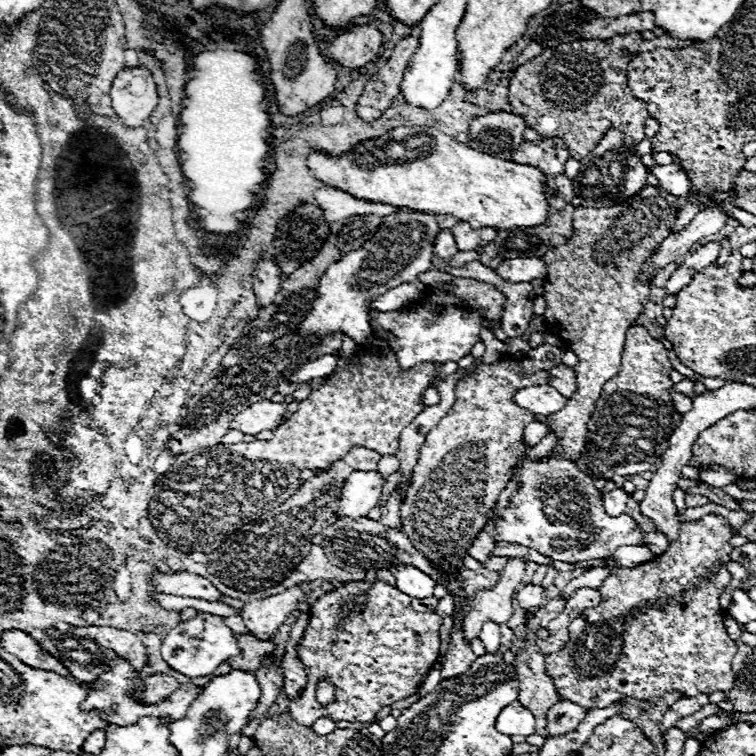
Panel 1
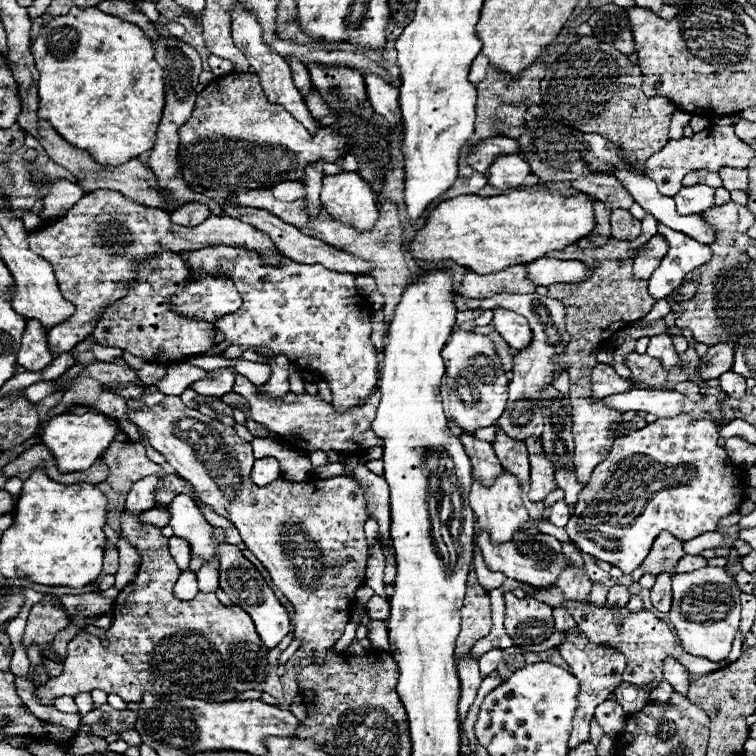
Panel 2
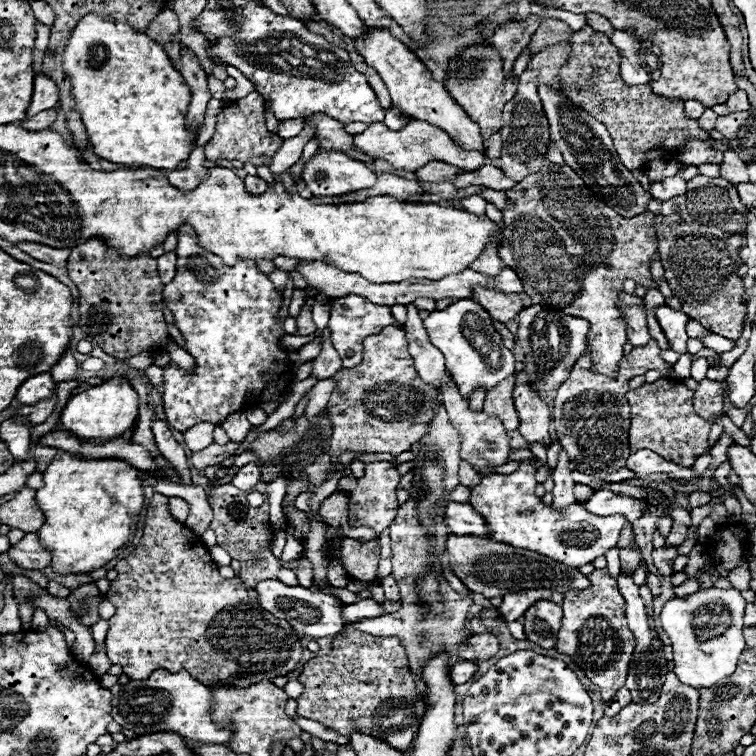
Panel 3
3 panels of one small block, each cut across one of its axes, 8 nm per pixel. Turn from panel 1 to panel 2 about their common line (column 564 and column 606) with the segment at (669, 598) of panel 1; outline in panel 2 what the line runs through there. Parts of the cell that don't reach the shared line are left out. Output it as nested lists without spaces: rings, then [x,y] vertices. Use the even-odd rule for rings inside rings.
[[[570,628],[564,632],[566,638],[564,642],[560,642],[556,648],[562,654],[562,658],[566,660],[566,664],[570,666],[570,672],[580,680],[580,694],[578,694],[578,710],[574,716],[574,730],[572,736],[568,740],[568,748],[574,750],[576,746],[584,744],[590,740],[590,720],[594,716],[594,710],[598,704],[602,704],[604,700],[610,698],[610,694],[616,690],[616,686],[622,682],[622,672],[626,668],[626,656],[620,654],[614,648],[608,648],[604,644],[594,644],[588,640],[588,636],[584,636],[584,632],[580,632],[580,628]]]

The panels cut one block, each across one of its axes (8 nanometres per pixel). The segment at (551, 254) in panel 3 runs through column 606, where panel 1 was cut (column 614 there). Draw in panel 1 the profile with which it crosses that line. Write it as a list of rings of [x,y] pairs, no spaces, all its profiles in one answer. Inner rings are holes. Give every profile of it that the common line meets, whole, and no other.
[[[646,186],[640,194],[636,194],[632,200],[626,200],[624,204],[612,206],[612,208],[576,208],[574,210],[574,232],[570,238],[570,244],[554,246],[550,248],[542,258],[548,262],[548,274],[544,284],[544,298],[546,298],[546,314],[544,322],[552,334],[562,338],[568,348],[578,356],[576,372],[576,394],[568,398],[568,404],[548,416],[546,424],[558,434],[558,446],[554,452],[560,452],[564,458],[578,460],[580,452],[584,452],[584,444],[588,438],[588,420],[592,418],[592,412],[596,408],[596,400],[602,394],[604,382],[608,382],[612,376],[616,376],[620,368],[620,356],[626,342],[626,330],[636,324],[638,314],[648,302],[648,288],[642,286],[636,276],[640,266],[646,262],[648,256],[652,256],[660,242],[670,234],[672,220],[676,218],[674,210],[674,196],[662,190],[660,186]]]

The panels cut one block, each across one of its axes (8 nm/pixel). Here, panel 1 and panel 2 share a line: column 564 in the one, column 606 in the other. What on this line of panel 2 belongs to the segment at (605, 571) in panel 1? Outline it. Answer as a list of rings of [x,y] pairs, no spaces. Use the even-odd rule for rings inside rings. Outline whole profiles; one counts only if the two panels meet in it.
[[[596,582],[590,596],[588,596],[588,600],[592,600],[592,604],[602,604],[602,602],[606,602],[606,596],[608,596],[608,588],[604,584]]]

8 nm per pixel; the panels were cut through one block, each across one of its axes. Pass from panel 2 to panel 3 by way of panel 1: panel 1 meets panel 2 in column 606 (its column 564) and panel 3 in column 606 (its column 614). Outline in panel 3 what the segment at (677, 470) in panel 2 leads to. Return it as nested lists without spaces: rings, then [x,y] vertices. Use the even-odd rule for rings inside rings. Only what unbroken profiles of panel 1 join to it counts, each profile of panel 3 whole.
[[[526,458],[518,464],[512,474],[490,474],[480,480],[478,486],[470,490],[470,504],[480,512],[488,526],[488,538],[496,542],[510,544],[514,548],[526,548],[548,556],[550,560],[560,560],[570,568],[580,568],[590,564],[594,558],[604,556],[608,548],[614,548],[620,530],[626,522],[624,516],[596,516],[588,512],[582,504],[572,504],[562,510],[546,506],[542,498],[536,496],[536,458]]]

